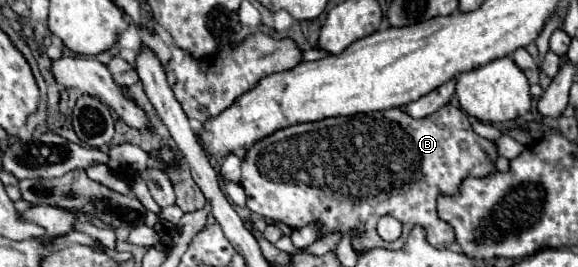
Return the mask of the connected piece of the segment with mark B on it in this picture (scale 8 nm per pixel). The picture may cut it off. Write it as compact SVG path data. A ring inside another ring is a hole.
M445 105L423 119L413 119L403 109L387 109L375 113L357 113L351 117L329 117L277 129L247 149L243 157L241 185L251 211L263 215L267 221L281 221L291 229L305 227L311 221L321 221L323 235L335 229L339 229L343 235L351 229L361 231L359 237L351 239L357 249L401 249L409 229L419 223L427 231L427 241L435 249L445 249L455 243L455 237L453 227L437 217L435 201L439 191L455 195L465 177L491 175L495 171L495 159L497 149L493 141L479 137L471 129L467 115L453 105ZM383 215L391 215L403 225L401 237L393 243L383 241L375 231L375 225Z

